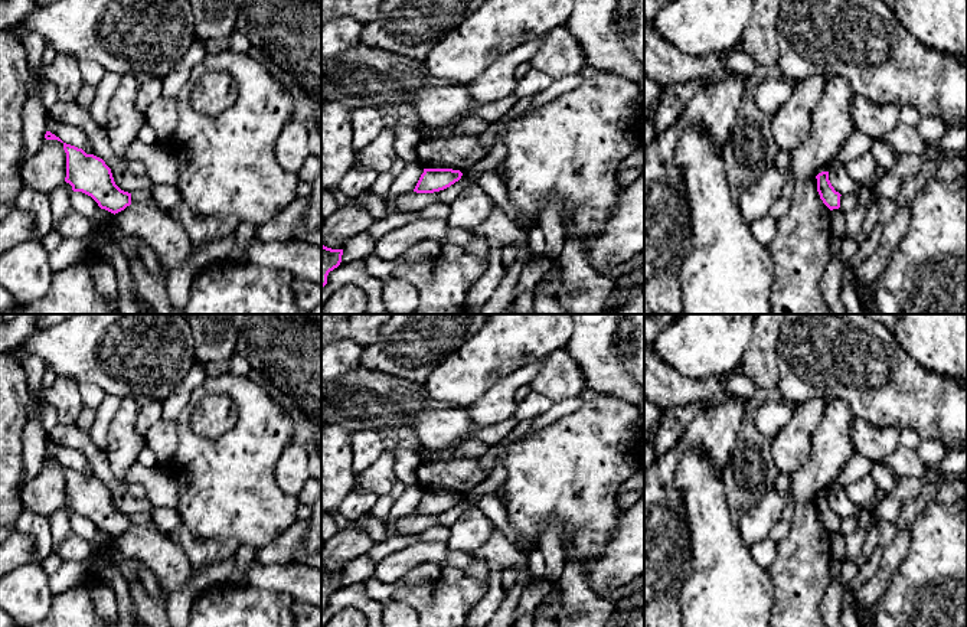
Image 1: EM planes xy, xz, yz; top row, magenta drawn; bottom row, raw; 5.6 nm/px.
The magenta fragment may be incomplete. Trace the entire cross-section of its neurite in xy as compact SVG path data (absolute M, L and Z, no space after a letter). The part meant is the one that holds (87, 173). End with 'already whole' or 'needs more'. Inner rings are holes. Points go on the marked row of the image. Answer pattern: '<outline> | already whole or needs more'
M63 143L66 153L65 182L73 192L91 196L101 209L118 213L131 205L131 193L121 190L105 161L82 148Z | already whole

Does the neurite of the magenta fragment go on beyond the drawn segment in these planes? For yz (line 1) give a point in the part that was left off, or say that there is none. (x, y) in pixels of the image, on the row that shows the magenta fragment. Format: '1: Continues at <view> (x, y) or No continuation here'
1: No continuation here

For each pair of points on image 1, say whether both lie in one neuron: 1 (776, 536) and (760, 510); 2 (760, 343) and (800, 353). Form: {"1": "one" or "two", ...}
{"1": "two", "2": "two"}

